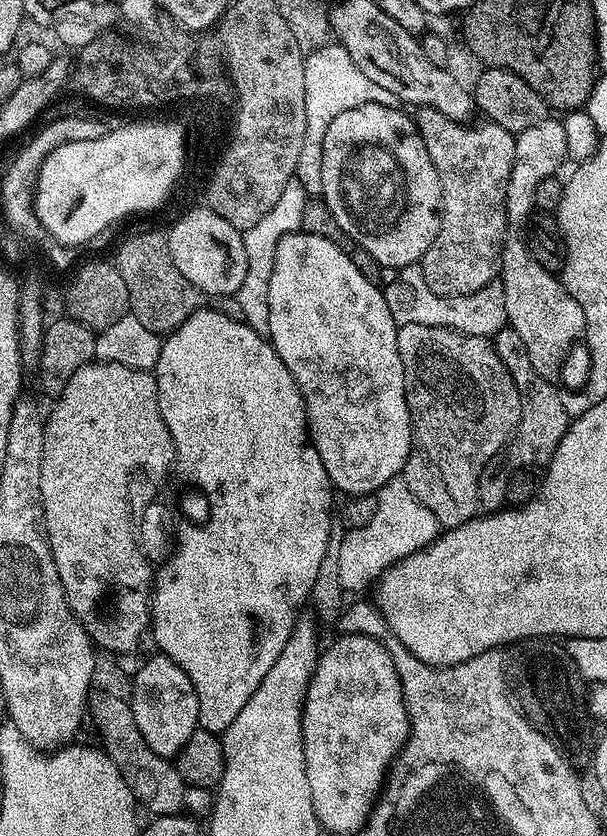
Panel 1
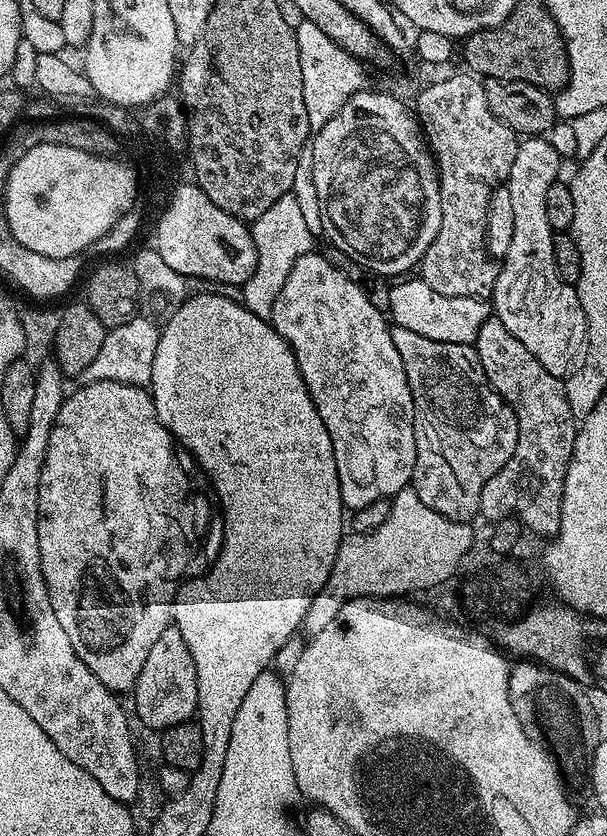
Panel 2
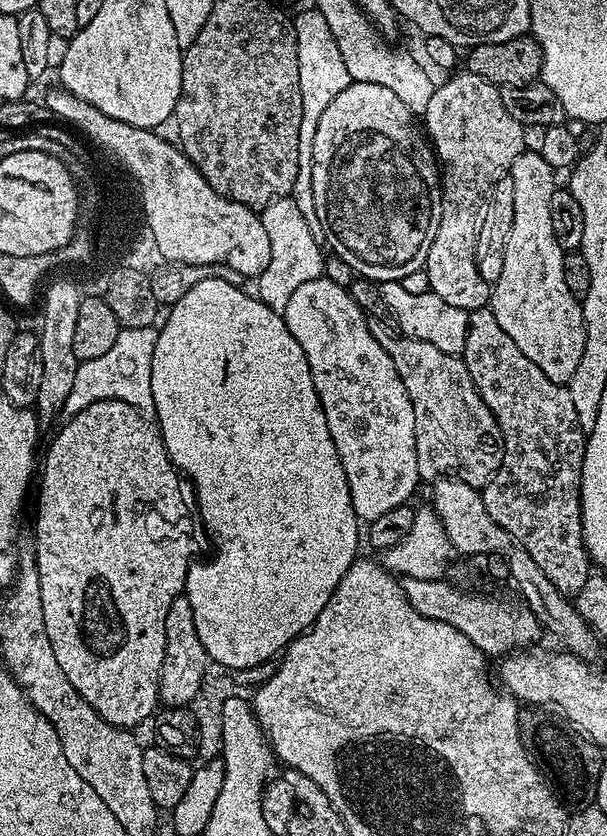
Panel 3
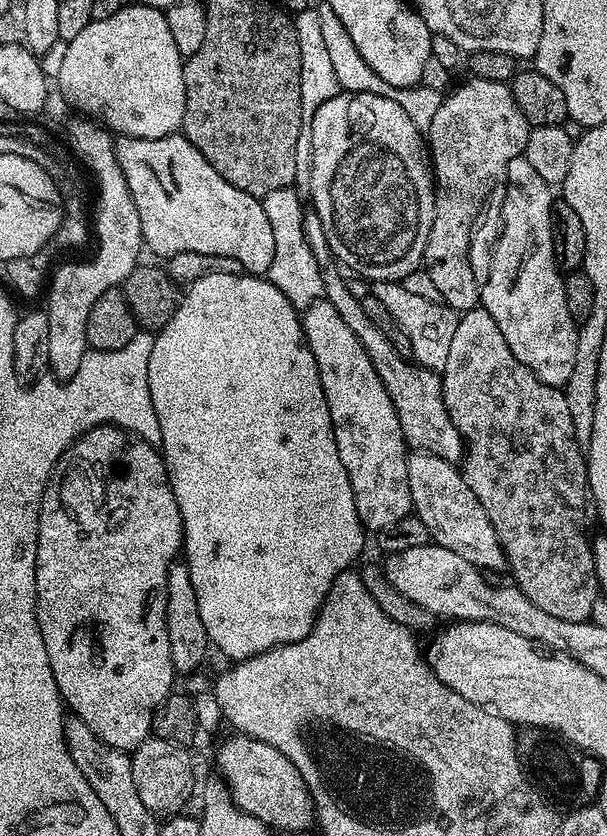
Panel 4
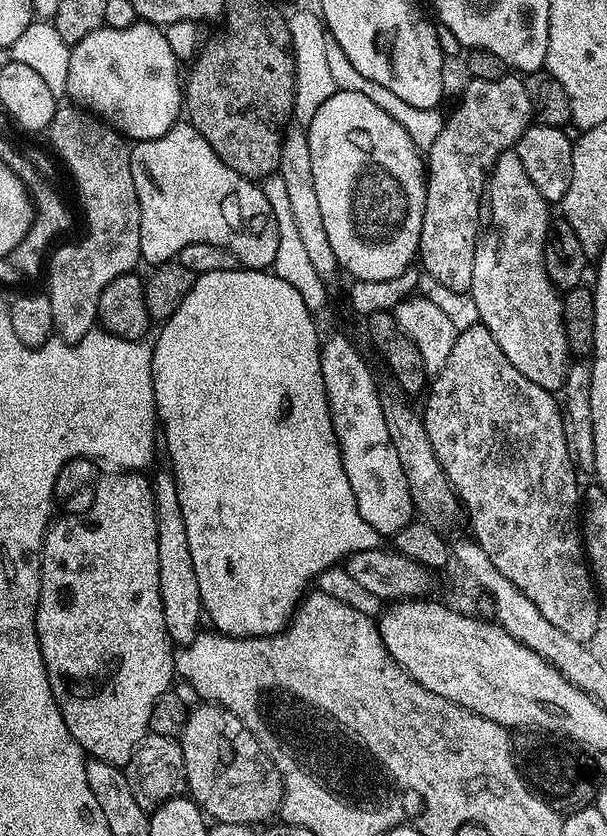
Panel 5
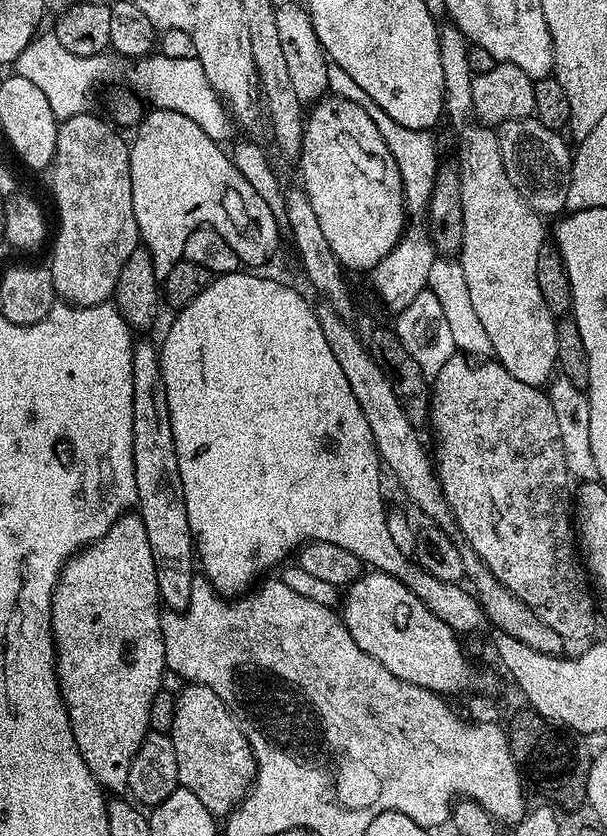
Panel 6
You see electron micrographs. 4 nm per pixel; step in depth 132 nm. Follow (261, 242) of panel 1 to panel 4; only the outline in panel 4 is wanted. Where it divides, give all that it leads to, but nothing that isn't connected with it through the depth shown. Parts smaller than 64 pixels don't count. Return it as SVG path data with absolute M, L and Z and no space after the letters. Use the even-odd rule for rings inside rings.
M295 187L282 190L270 190L262 198L266 218L270 222L270 230L274 230L274 262L270 262L270 270L266 273L268 279L298 310L309 308L311 304L321 299L324 294L324 283L318 262L306 242L304 233L305 205L300 205L301 193Z

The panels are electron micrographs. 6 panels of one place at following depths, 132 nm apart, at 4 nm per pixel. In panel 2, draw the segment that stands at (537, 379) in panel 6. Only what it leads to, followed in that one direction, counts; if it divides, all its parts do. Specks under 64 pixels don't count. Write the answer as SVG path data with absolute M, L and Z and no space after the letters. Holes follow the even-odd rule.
M533 136L521 139L518 143L518 154L514 154L514 166L510 166L510 174L506 181L508 187L508 208L512 211L512 233L508 236L508 249L504 252L504 264L499 265L500 273L490 297L494 314L538 358L538 363L550 374L564 378L573 371L582 349L588 339L586 314L582 310L582 302L578 298L575 287L566 282L558 274L558 266L554 266L554 235L550 222L546 222L546 190L557 183L562 158L554 146L544 136Z

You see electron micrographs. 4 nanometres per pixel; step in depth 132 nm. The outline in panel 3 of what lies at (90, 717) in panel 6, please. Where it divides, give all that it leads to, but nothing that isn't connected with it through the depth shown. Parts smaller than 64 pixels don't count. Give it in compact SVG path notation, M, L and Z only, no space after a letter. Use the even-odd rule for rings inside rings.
M103 400L86 406L86 410L71 413L67 418L69 420L61 426L60 433L53 438L48 453L45 456L43 453L42 467L38 472L40 497L36 500L34 559L38 566L38 586L42 594L42 618L46 626L46 638L50 638L54 659L58 666L62 666L62 674L70 678L70 686L74 686L74 690L78 690L78 694L82 694L82 698L86 698L86 702L94 706L94 710L107 724L132 730L135 729L135 724L142 723L148 715L149 719L157 711L160 671L166 658L166 610L170 610L170 602L174 602L174 598L178 598L184 591L188 567L204 548L206 524L202 519L193 485L172 464L164 439L160 436L160 429L149 417L121 400Z

